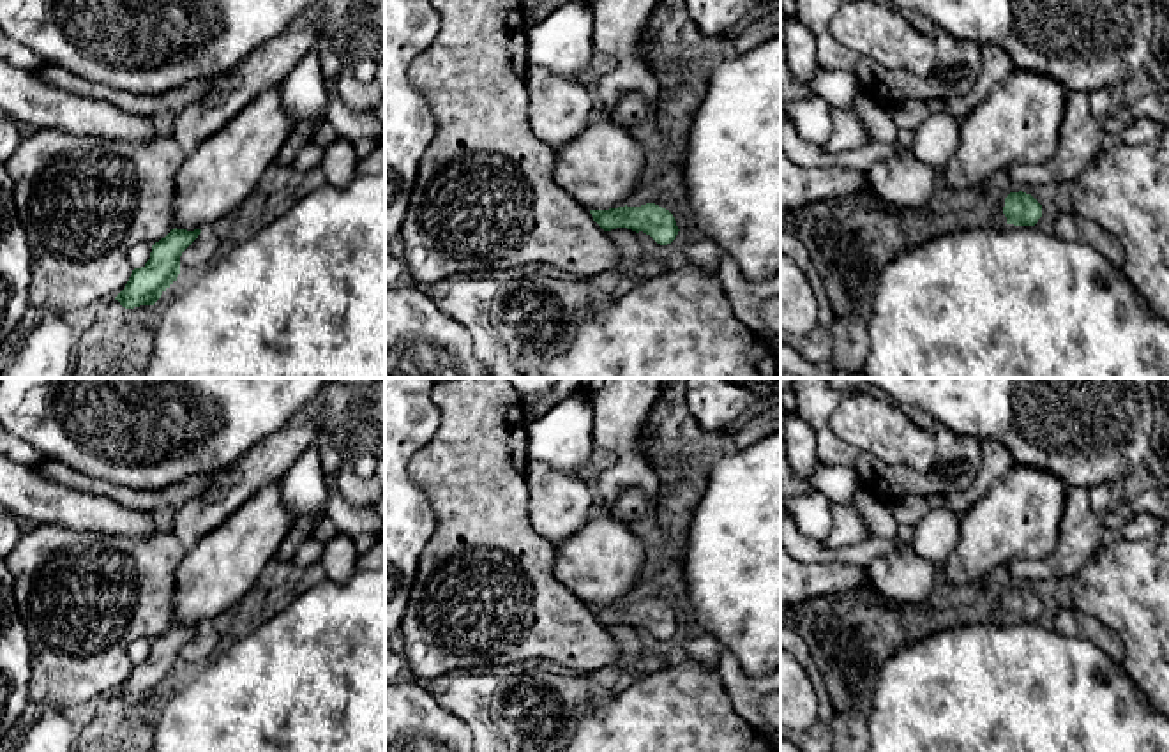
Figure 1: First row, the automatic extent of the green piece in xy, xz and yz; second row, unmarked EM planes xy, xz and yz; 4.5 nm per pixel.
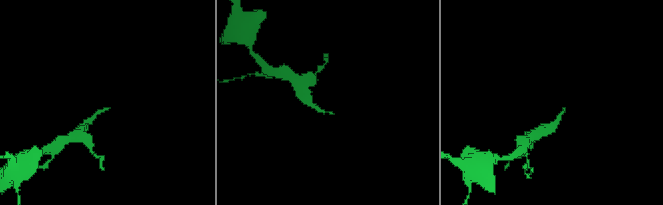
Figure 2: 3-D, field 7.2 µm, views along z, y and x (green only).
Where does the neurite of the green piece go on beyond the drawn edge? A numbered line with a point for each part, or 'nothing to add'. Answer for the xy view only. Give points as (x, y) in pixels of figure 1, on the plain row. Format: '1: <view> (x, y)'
nothing to add

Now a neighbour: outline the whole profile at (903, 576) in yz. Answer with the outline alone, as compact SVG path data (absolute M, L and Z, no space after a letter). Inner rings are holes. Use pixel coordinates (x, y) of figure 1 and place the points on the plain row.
M913 547L876 558L865 568L872 588L897 604L925 604L936 591L936 565Z

